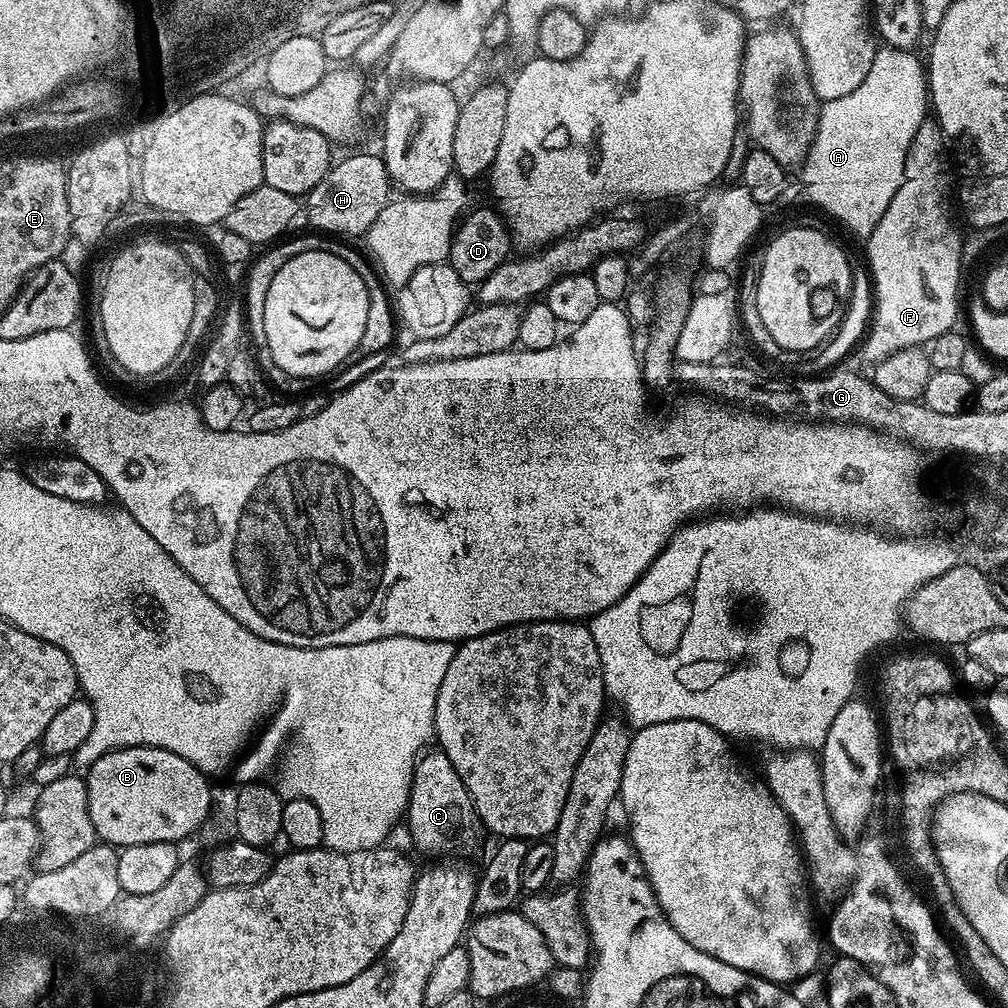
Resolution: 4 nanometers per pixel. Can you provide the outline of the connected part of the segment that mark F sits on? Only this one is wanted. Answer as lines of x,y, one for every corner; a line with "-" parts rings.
926,118
922,122
922,126
918,126
918,134
914,134
914,142
910,142
910,150
906,154
906,166
904,167
904,180
898,186
898,194
894,194
894,198
890,198
890,206
886,206
886,214
882,214
882,218
878,222
878,226
874,226
874,230
866,237
868,244
868,264
870,269
871,283
874,285
874,311
871,313
870,327
867,329
866,339
863,341
864,356
871,362
879,362
884,360
890,354
894,354
903,348
915,348
917,346
927,346
931,344
934,338
938,338
938,334
953,331
956,320
956,299
962,296
962,273
961,273
961,243
962,232
956,229
956,220
952,217
952,204
954,208
954,176
948,173
948,160
950,164
950,152
946,147
946,141
943,132
940,130
939,124
935,119

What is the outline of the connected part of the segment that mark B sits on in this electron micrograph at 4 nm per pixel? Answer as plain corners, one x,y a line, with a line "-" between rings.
119,748
102,754
86,770
90,822
94,822
97,837
117,849
142,846
150,842
176,844
187,836
195,837
210,814
213,785
205,773
198,771
186,758
170,754
161,748

